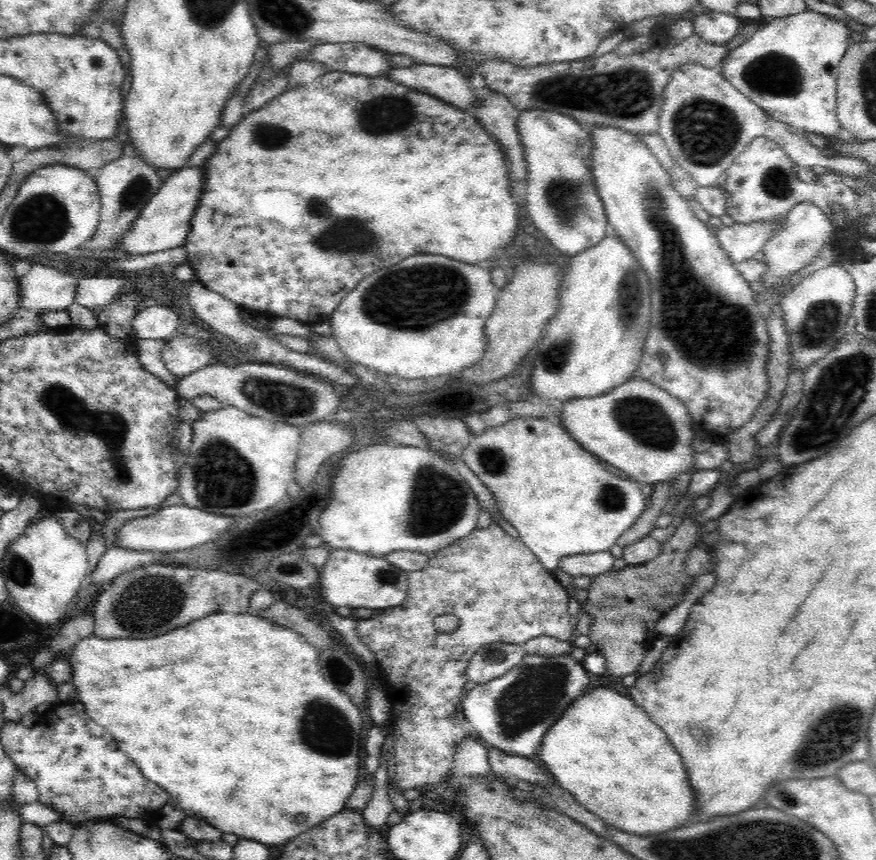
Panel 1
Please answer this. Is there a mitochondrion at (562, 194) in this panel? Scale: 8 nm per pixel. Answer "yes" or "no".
yes

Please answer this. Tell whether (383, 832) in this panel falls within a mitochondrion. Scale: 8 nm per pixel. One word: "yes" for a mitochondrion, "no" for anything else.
no

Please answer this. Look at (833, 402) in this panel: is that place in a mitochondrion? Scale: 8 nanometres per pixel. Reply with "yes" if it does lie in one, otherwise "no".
yes

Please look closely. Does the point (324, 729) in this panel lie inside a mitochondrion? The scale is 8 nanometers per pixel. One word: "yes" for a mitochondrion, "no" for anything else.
yes

